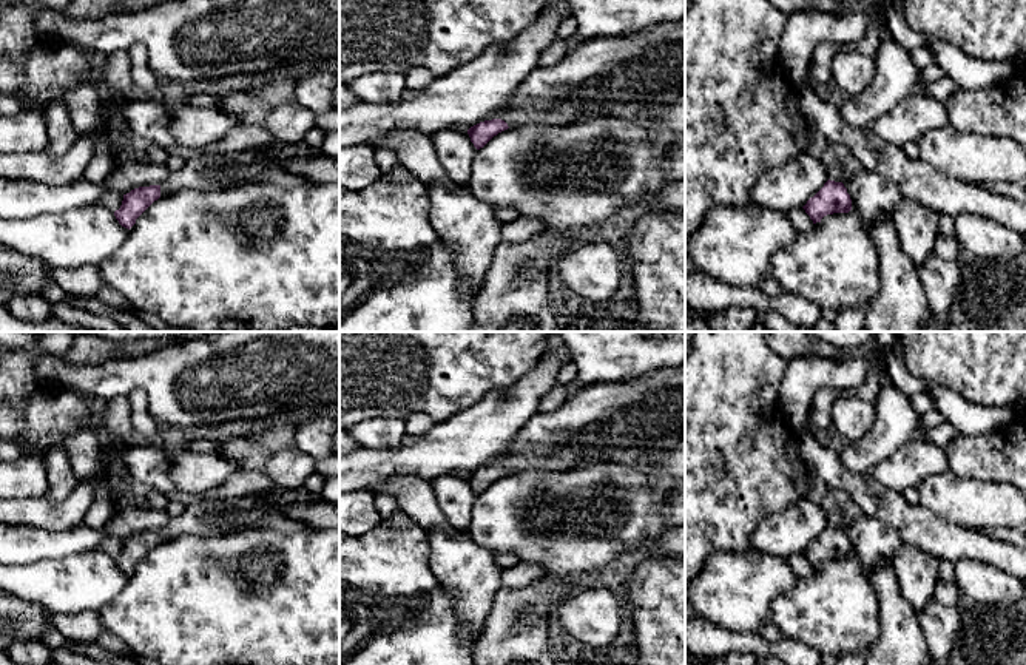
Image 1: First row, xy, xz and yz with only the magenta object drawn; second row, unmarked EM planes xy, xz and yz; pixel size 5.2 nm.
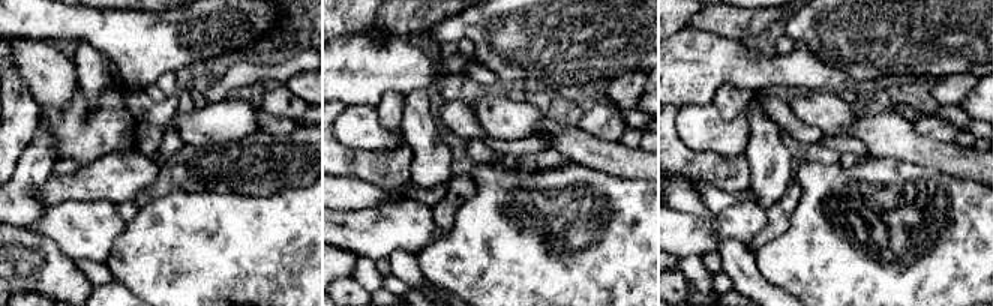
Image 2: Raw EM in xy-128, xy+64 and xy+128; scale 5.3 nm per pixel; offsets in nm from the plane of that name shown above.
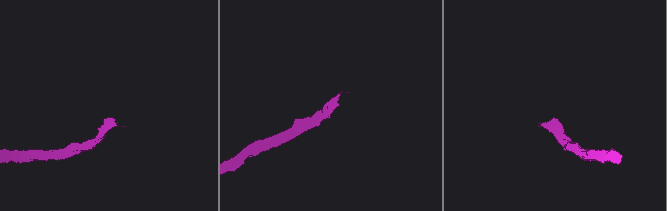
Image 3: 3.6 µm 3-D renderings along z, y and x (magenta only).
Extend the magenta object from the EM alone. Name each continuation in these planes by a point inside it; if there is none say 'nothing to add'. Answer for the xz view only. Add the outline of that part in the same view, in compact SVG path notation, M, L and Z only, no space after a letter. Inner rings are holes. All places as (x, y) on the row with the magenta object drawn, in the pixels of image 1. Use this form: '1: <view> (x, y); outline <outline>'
1: xz (630, 77); outline M685 14L676 22L663 22L622 37L602 37L582 42L551 66L537 66L517 86L501 120L509 128L525 123L574 123L592 117L637 122L659 116L685 89Z

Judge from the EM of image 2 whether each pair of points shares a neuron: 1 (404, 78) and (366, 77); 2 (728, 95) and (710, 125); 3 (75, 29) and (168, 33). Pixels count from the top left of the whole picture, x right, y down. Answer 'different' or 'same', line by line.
1: same
2: different
3: same

